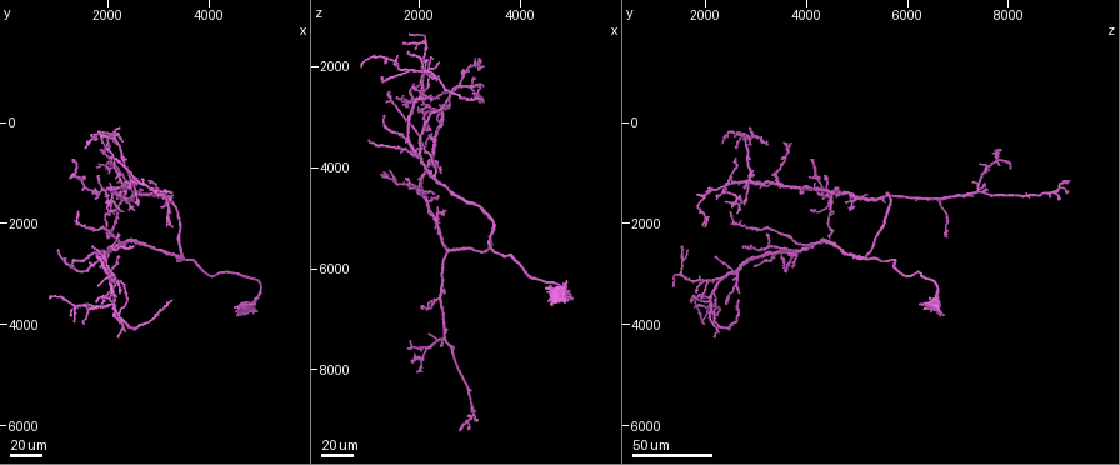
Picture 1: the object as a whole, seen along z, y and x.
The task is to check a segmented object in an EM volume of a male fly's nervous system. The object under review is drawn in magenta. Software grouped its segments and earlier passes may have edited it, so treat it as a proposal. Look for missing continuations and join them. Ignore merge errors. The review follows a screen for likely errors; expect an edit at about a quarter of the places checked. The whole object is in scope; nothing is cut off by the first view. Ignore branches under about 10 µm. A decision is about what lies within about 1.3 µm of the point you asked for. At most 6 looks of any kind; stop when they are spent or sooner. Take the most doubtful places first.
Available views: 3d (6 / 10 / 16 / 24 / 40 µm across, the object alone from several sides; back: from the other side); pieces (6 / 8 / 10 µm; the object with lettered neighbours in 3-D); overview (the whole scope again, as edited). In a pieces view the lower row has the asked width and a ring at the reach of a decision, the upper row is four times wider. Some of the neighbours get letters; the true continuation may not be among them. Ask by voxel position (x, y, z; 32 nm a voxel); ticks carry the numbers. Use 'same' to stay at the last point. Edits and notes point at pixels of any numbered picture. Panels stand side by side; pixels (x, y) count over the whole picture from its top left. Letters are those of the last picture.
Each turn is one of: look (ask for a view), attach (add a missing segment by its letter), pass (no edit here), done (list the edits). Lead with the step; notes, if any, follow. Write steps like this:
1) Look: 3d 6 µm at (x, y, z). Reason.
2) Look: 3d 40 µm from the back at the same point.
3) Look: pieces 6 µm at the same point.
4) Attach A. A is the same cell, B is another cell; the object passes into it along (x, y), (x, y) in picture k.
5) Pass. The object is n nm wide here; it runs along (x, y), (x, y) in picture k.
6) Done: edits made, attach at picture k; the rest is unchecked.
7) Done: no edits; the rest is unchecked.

Look: 3d 40 µm at (3250, 3550, 2650). Free end.

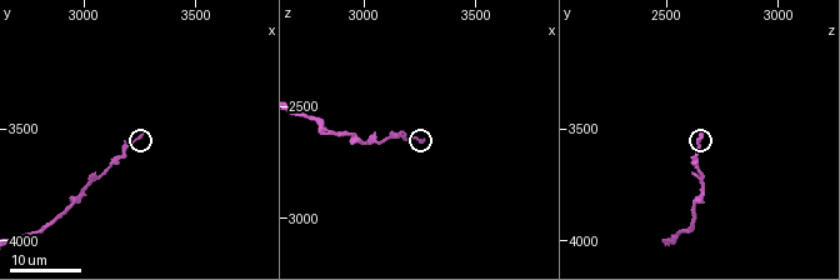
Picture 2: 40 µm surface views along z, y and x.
Look: pieces 10 µm at (3280, 3520, 2650).

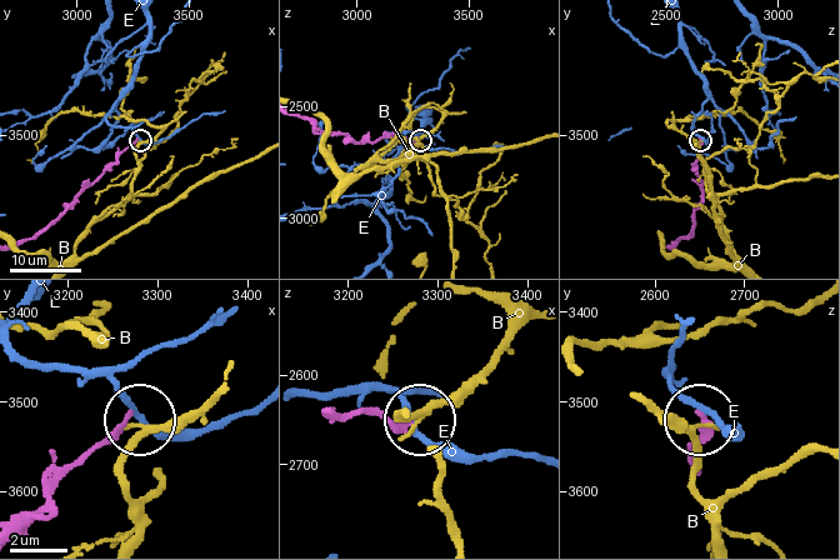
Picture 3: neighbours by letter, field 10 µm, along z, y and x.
Pass. B and E are other cells; it runs along (685, 236), (703, 196), (696, 169), (700, 139) in picture 3; no lettered segment goes on from it.

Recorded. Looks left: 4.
Look: 3d 40 µm at (2550, 2450, 2750). Free end.

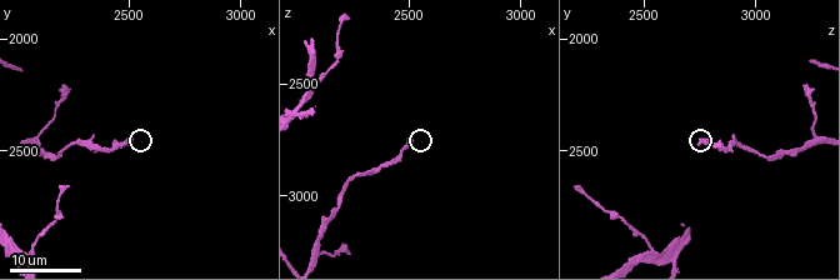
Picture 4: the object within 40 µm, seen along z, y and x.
Look: pieces 6 µm at (2520, 2450, 2760). See the neighbours.

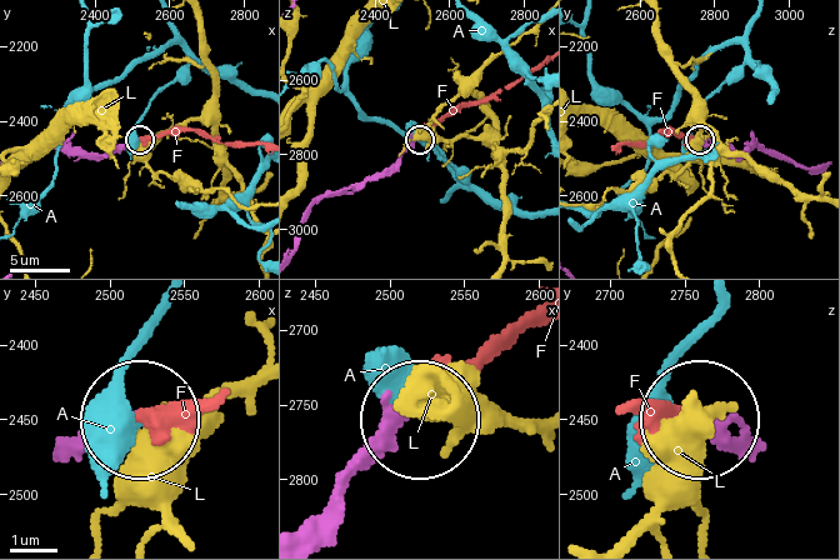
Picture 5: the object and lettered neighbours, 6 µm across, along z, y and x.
Attach F. F is the same cell, A and L are other cells; the object passes into it along (65, 459), (140, 410), (208, 403) in picture 5; it goes on there.

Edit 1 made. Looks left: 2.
Done: edits made, attach at picture 5; the rest is unchecked.

